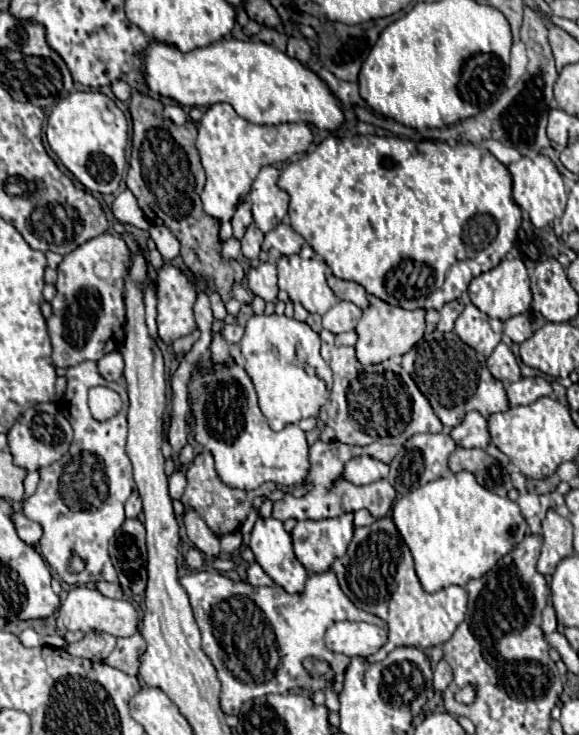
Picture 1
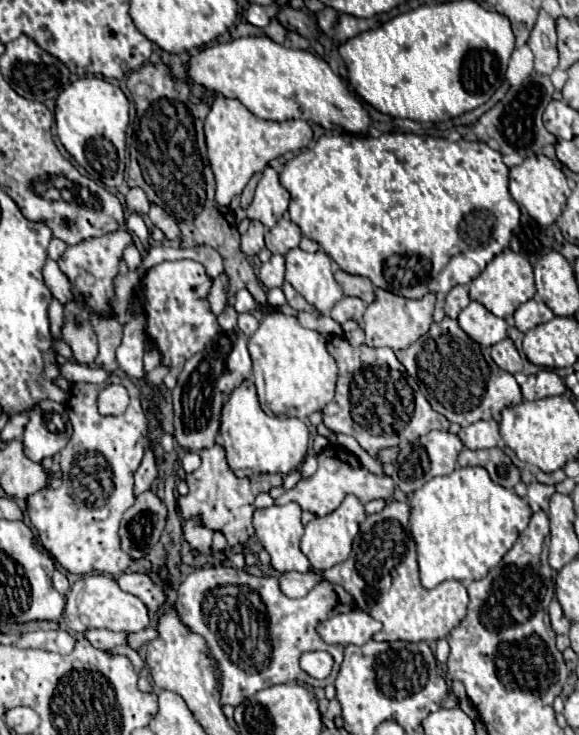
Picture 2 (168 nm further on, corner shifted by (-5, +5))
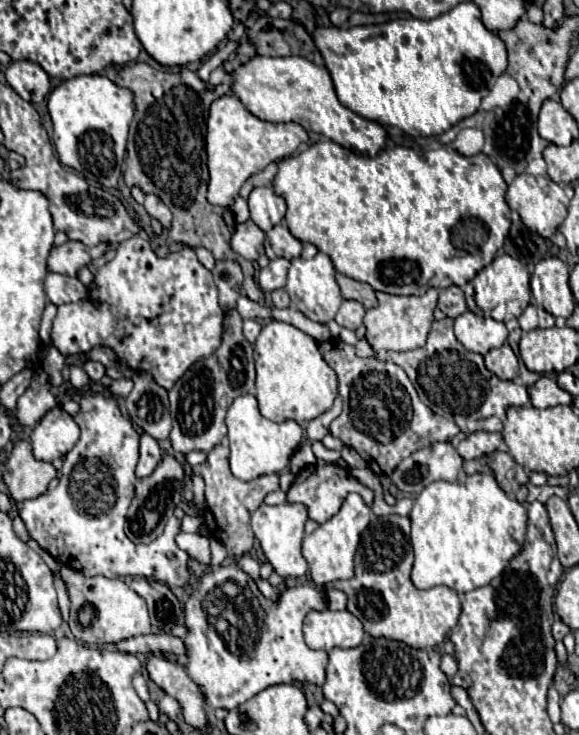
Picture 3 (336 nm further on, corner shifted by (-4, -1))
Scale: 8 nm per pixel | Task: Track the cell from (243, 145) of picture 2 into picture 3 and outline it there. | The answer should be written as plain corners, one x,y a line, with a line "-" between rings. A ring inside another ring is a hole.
222,96
212,102
206,132
208,152
208,202
230,208
238,198
242,184
256,172
264,170
272,162
280,162
292,156
302,142
308,142
308,134
300,124
272,124
252,116
236,96

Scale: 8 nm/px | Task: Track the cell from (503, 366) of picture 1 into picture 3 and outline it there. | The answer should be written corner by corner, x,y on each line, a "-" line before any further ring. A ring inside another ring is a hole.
508,344
490,350
486,356
486,368
502,380
514,380
518,376
518,358

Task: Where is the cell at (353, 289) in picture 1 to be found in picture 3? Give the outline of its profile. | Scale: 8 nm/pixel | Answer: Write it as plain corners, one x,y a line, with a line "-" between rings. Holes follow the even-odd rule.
336,274
336,282
342,290
342,296
346,300
356,300
360,302
364,308
372,308
376,306
376,296
374,296
374,290
368,286
368,284
362,284
362,282
356,282
344,274

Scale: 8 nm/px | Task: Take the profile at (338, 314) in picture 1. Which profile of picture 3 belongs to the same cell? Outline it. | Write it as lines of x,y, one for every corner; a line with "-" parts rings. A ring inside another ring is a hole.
344,300
338,314
336,314
336,322
348,330
356,330
360,324
362,324
362,318
364,318
364,306
362,304
356,304
354,300

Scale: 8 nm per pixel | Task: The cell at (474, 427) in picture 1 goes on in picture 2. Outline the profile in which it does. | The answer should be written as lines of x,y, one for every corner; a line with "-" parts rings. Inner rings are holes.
479,420
467,428
461,428
459,438
471,450
495,448
499,442
499,424
495,420

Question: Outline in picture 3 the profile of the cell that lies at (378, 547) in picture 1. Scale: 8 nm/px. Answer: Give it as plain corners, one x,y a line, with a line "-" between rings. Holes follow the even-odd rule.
390,514
390,516
372,516
368,528
362,532
360,546
356,552
356,562
354,562
354,576
348,580
338,580
330,582
324,588
336,588
342,590
348,596
348,612
352,612
362,624
364,630
372,638
386,638
386,640
398,640
408,644
410,648
434,648
444,642
446,634
450,628
456,626
460,618
460,596
456,590
448,586
434,586
430,590
418,590
412,580
410,580
410,570
412,570
412,542
410,542
410,518
400,516
400,514

